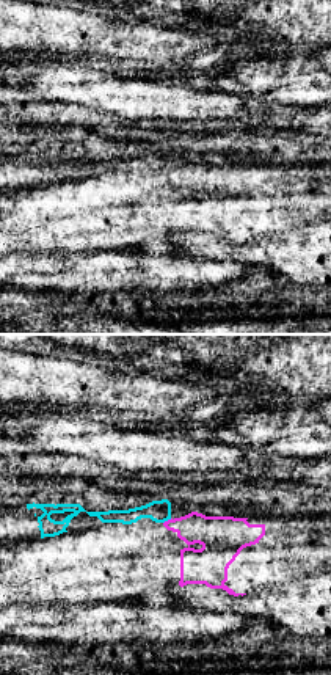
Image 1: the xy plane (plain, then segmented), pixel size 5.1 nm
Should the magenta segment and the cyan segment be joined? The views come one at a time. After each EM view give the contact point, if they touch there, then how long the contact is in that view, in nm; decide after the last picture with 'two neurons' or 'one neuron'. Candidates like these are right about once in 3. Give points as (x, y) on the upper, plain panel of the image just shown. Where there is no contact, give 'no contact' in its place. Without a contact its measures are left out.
(168, 168) | 50 nm

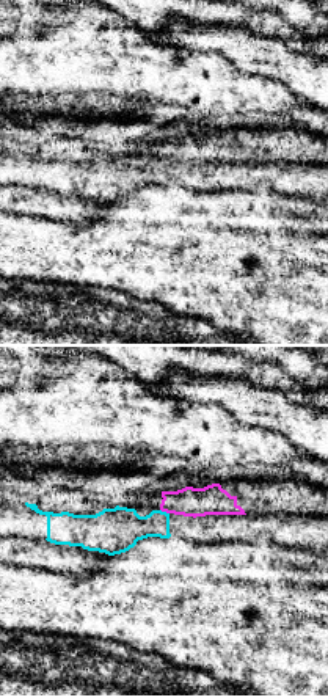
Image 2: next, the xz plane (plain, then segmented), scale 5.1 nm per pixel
(165, 159) | 50 nm

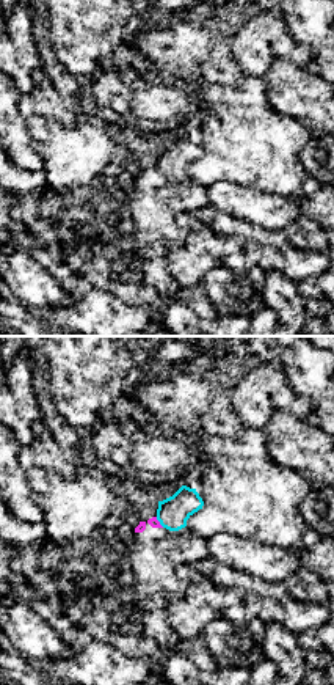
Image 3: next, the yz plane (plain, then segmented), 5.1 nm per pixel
(159, 170) | 70 nm

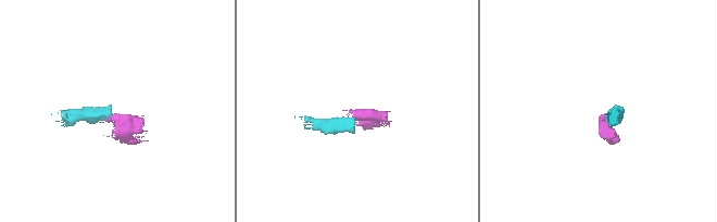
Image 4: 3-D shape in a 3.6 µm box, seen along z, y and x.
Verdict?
two neurons

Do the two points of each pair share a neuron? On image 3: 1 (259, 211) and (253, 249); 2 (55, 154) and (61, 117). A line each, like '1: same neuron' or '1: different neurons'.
1: different neurons
2: different neurons

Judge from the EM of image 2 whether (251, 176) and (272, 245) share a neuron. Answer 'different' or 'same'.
different

